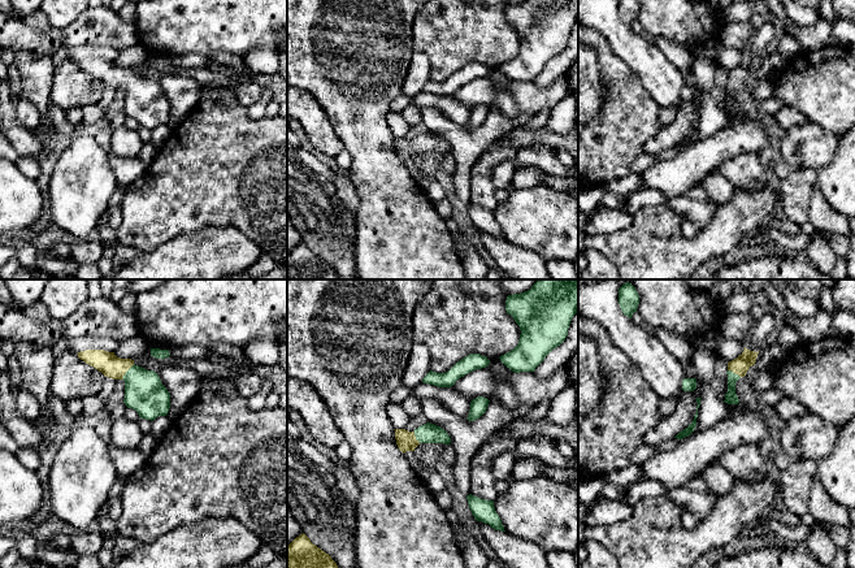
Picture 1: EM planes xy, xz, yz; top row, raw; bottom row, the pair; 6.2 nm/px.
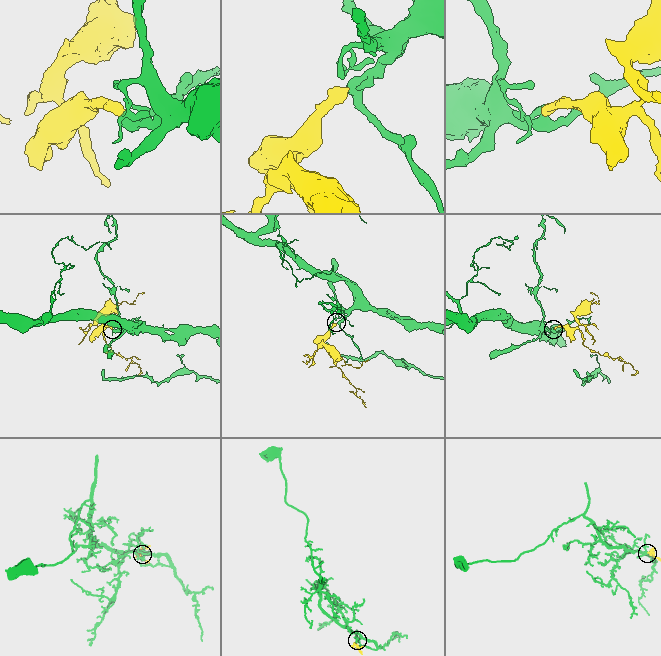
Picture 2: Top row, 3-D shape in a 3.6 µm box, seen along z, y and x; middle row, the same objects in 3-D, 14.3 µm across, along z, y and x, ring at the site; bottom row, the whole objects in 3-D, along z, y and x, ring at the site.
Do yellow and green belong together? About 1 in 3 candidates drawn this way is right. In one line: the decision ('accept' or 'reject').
accept

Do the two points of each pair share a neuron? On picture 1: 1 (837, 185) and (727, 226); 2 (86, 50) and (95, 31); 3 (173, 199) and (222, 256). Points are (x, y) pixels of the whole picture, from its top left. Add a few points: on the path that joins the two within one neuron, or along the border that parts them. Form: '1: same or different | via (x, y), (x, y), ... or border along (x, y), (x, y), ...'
1: different | border along (816, 170), (817, 183)
2: different | border along (69, 48), (83, 44), (109, 44), (118, 51)
3: different | border along (230, 225), (207, 226), (170, 238)

